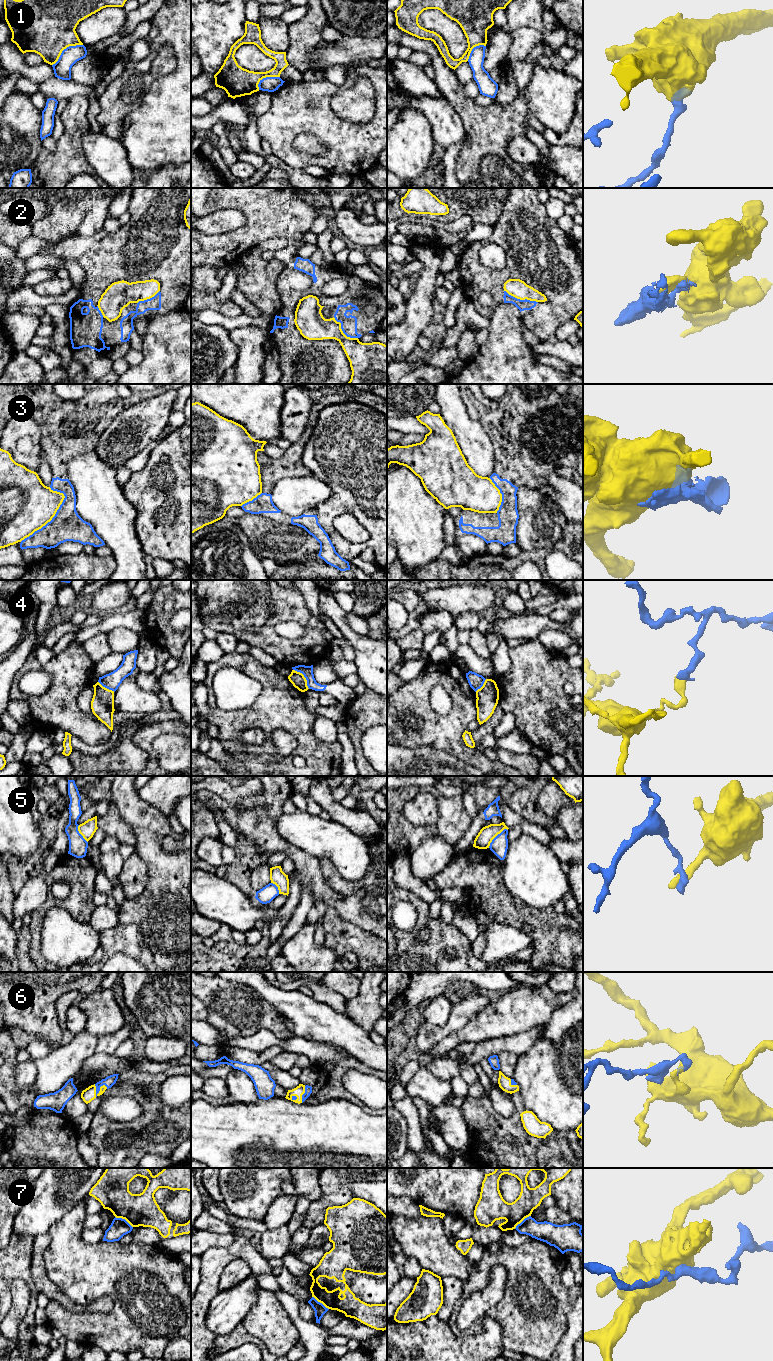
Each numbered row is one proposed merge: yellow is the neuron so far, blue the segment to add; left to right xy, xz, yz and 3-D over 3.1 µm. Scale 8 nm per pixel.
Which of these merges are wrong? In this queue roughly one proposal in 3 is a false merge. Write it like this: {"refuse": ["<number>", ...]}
{"refuse": ["1", "2", "4", "5", "7"]}

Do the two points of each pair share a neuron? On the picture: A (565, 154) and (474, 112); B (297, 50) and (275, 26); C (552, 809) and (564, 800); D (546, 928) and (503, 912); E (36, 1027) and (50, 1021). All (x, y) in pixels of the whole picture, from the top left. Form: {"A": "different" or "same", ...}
{"A": "different", "B": "different", "C": "same", "D": "same", "E": "same"}

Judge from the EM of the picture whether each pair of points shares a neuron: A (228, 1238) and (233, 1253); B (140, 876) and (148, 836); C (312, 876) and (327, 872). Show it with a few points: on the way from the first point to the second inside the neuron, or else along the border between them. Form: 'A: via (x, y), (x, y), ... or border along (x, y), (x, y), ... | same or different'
A: border along (235, 1234), (227, 1246), (207, 1250) | different
B: border along (135, 851), (146, 866), (147, 885) | different
C: border along (319, 859), (319, 870), (324, 881), (336, 892) | different

